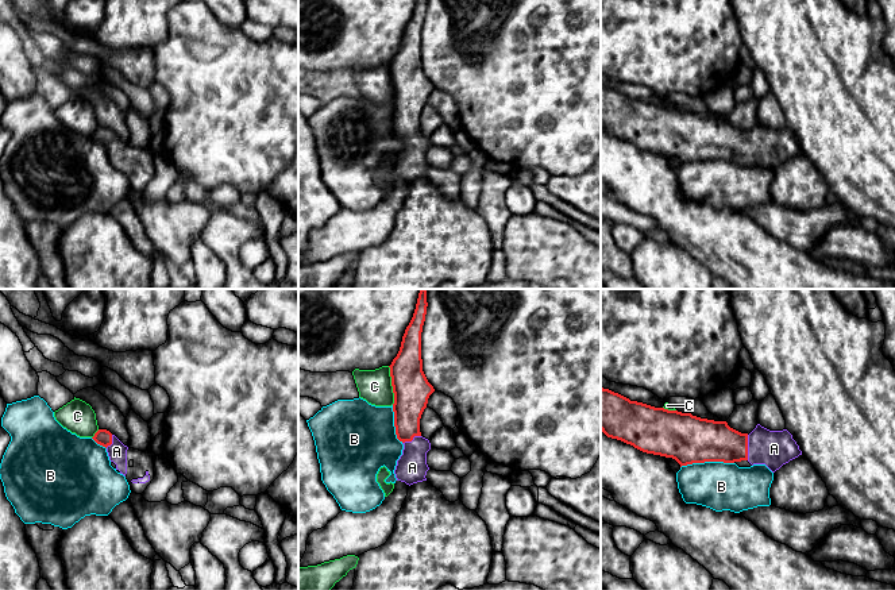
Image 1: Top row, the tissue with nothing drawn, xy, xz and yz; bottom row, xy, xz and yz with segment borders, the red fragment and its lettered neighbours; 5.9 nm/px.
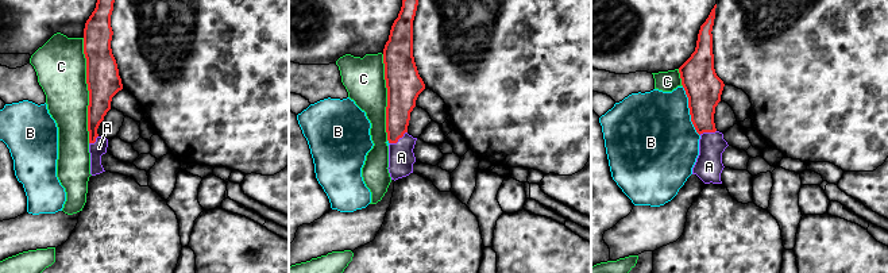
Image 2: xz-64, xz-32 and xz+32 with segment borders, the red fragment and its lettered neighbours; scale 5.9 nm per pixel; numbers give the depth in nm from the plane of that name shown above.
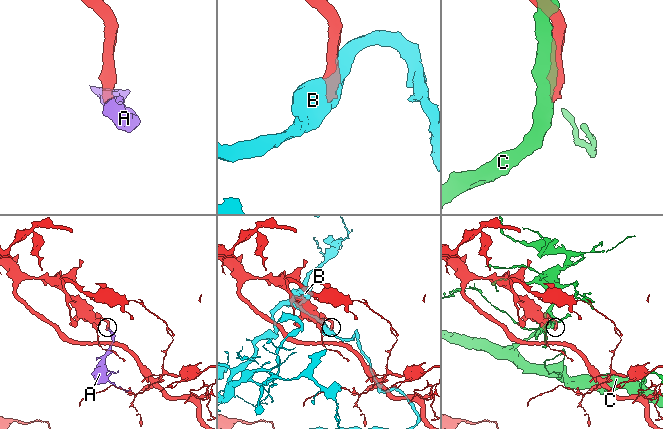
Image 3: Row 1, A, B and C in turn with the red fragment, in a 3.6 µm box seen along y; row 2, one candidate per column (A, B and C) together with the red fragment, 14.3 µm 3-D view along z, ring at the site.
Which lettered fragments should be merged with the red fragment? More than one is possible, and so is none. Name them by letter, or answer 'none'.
A

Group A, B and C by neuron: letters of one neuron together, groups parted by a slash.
A / B / C

